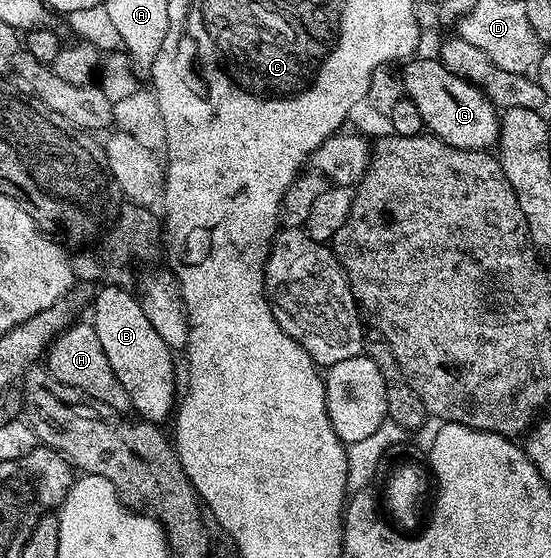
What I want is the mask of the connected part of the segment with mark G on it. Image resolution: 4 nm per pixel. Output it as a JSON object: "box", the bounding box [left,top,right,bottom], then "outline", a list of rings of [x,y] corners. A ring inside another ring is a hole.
{"box":[401,56,500,151],"outline":[[[414,56],[401,67],[405,97],[420,108],[422,125],[435,138],[444,140],[456,148],[489,151],[497,143],[500,125],[499,111],[487,100],[479,86],[448,72],[437,57],[418,58]]]}

